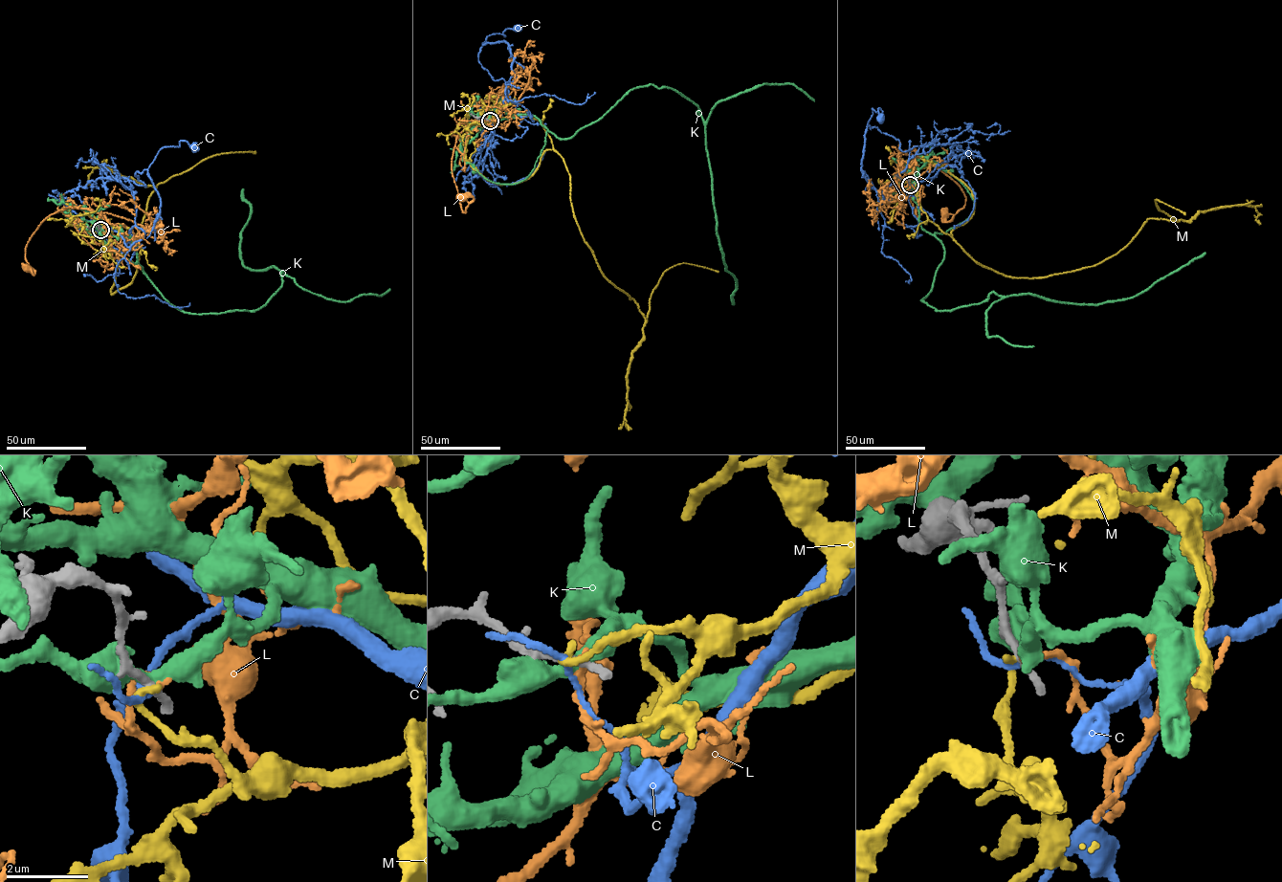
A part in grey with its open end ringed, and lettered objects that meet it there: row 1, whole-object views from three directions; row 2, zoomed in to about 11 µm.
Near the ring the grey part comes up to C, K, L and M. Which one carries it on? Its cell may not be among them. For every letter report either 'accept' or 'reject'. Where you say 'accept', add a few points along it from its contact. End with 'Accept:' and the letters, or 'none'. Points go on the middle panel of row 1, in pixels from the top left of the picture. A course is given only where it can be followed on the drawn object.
C: reject
K: reject
L: reject
M: reject
Accept: none

